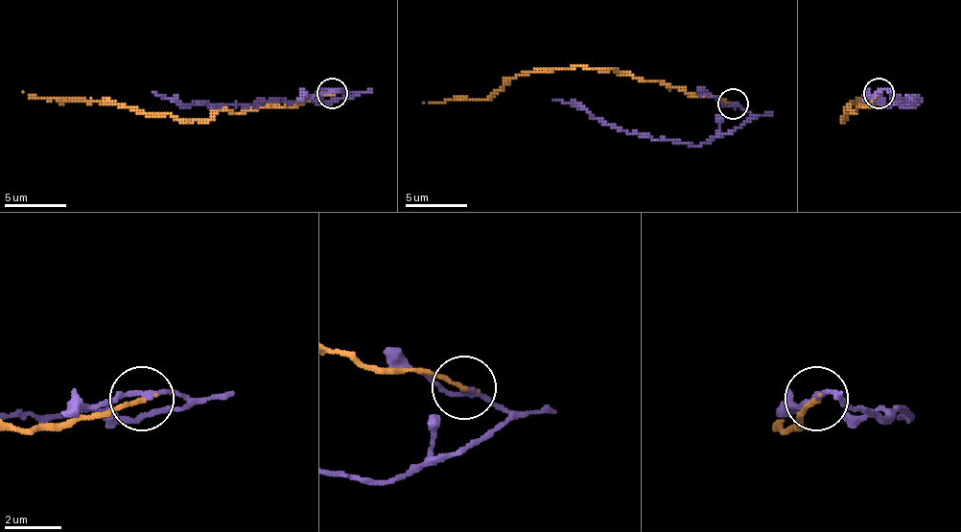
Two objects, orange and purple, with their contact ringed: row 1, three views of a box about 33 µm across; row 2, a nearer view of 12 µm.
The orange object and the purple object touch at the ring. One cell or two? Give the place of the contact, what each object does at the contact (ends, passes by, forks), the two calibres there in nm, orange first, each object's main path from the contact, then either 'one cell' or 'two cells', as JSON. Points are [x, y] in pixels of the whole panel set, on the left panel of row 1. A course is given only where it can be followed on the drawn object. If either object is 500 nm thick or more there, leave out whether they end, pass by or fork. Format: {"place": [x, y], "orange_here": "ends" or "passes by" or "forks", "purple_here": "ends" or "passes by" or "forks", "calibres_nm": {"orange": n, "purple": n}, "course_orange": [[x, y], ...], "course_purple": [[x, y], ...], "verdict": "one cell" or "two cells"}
{"place": [332, 93], "orange_here": "ends", "purple_here": "passes by", "calibres_nm": {"orange": 160, "purple": 150}, "course_orange": [[331, 92], [316, 101], [180, 120], [168, 113], [137, 113], [84, 98], [33, 98], [23, 92]], "course_purple": [[331, 92], [346, 89], [346, 98], [183, 104], [152, 92]], "verdict": "two cells"}

